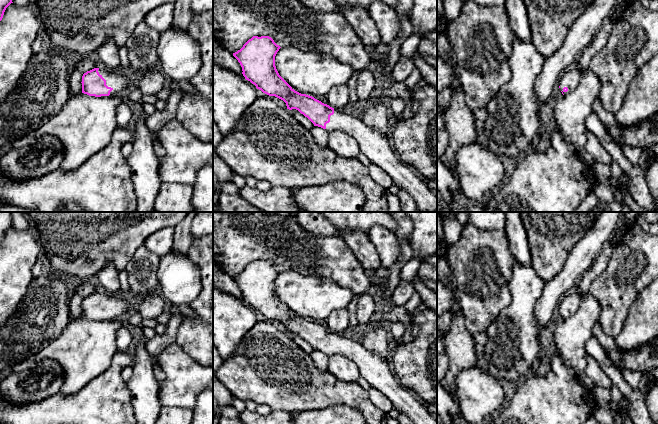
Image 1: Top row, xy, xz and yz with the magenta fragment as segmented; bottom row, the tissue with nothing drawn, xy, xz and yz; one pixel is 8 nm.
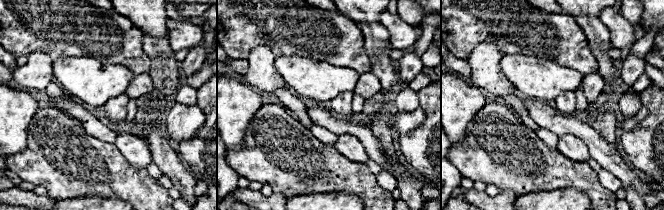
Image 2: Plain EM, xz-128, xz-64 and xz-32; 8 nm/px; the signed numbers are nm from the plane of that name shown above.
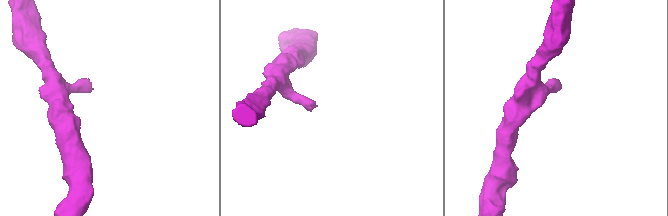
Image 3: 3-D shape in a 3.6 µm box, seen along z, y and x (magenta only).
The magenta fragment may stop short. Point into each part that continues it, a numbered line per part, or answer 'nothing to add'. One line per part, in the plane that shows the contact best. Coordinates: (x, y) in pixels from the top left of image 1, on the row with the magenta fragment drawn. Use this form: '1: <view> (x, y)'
1: xy (117, 80)

